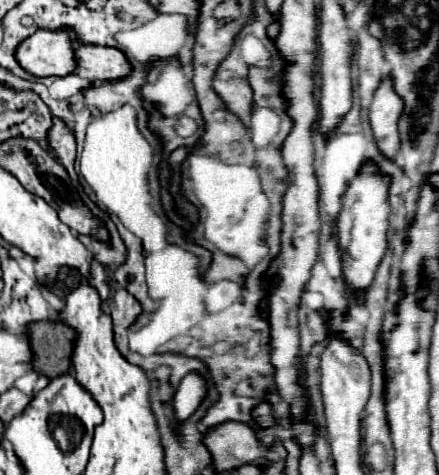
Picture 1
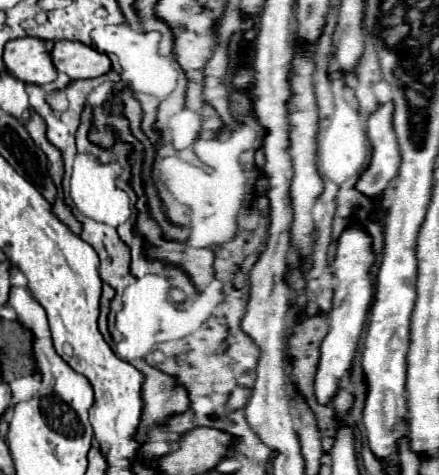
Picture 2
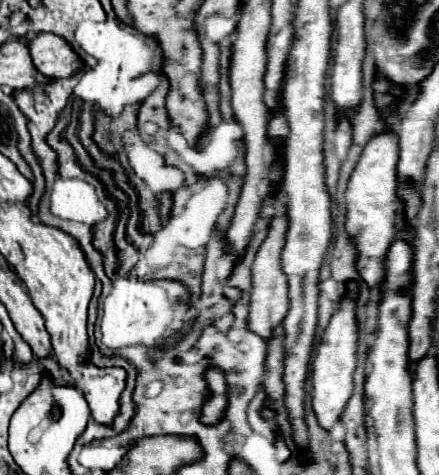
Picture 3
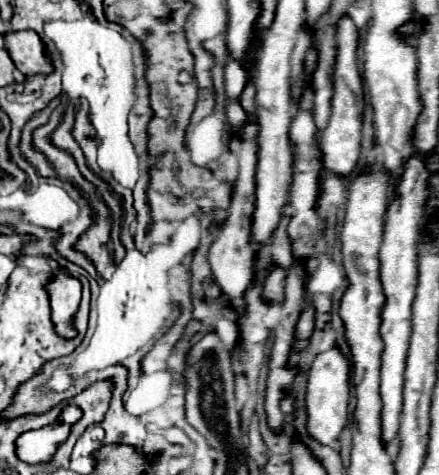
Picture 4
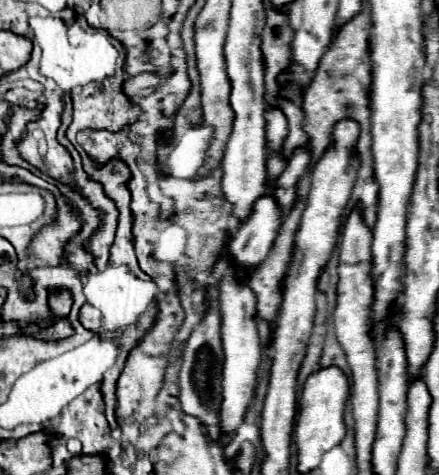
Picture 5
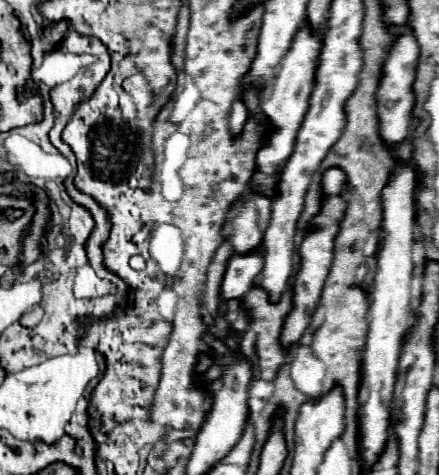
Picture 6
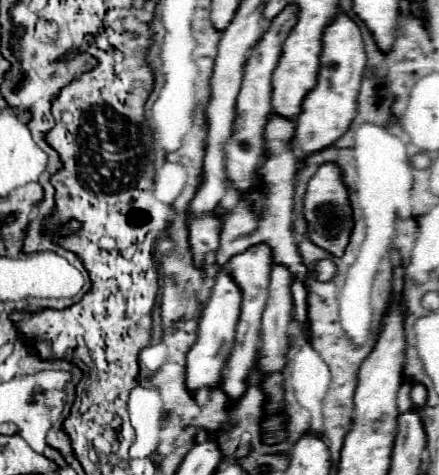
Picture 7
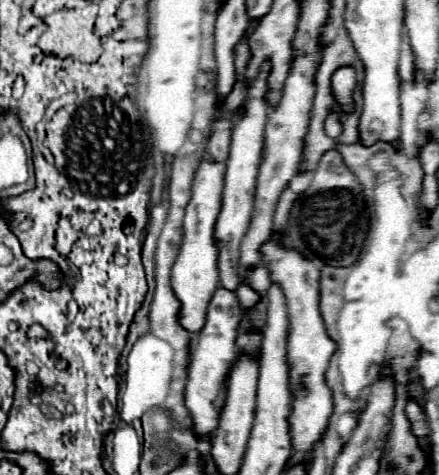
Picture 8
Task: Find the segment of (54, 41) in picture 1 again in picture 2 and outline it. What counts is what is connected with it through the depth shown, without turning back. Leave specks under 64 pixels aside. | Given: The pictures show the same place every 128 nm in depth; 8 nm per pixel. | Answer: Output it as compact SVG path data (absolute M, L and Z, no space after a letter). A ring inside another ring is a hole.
M16 38L4 46L4 64L10 74L22 82L48 84L54 82L58 70L52 62L50 46L40 38Z

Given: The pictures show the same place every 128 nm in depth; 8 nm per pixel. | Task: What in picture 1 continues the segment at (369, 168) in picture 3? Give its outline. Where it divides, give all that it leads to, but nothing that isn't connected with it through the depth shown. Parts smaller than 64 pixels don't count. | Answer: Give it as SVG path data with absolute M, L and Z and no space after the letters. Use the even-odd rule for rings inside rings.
M384 78L374 94L374 102L370 106L370 124L380 146L380 152L388 158L394 158L400 150L400 134L398 120L404 110L404 100L394 90L392 78Z

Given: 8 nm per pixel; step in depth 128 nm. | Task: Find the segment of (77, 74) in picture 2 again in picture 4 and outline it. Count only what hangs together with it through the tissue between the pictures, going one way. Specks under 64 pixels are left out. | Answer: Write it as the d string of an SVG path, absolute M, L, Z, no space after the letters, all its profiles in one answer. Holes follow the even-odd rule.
M34 30L10 32L4 38L6 38L6 48L12 60L16 60L16 68L22 74L34 76L34 74L48 74L54 70L46 44Z

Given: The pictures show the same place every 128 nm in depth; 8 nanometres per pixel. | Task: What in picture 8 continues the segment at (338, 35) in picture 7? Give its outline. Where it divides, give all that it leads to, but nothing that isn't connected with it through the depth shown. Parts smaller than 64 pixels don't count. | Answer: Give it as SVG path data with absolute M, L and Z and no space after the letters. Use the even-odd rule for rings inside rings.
M346 64L336 68L336 72L330 78L330 86L332 86L332 96L336 100L336 104L340 106L340 112L350 114L354 112L354 88L356 88L356 70L354 66Z

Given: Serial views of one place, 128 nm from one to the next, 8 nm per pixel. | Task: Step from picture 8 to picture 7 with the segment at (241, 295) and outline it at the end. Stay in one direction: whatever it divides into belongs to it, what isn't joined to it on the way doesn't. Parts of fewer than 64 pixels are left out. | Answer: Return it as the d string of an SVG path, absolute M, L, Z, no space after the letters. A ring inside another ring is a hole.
M264 242L254 244L246 252L240 252L240 254L230 258L230 274L242 290L242 314L240 314L238 328L236 328L236 342L234 342L234 348L232 348L232 356L226 364L224 382L222 382L222 388L228 392L230 398L240 398L244 394L244 390L246 390L244 380L246 380L248 372L252 370L252 366L256 362L256 356L258 356L260 320L262 320L262 312L264 312L264 306L266 306L266 298L268 298L270 266L272 266L272 254L270 254L268 244L264 244Z

